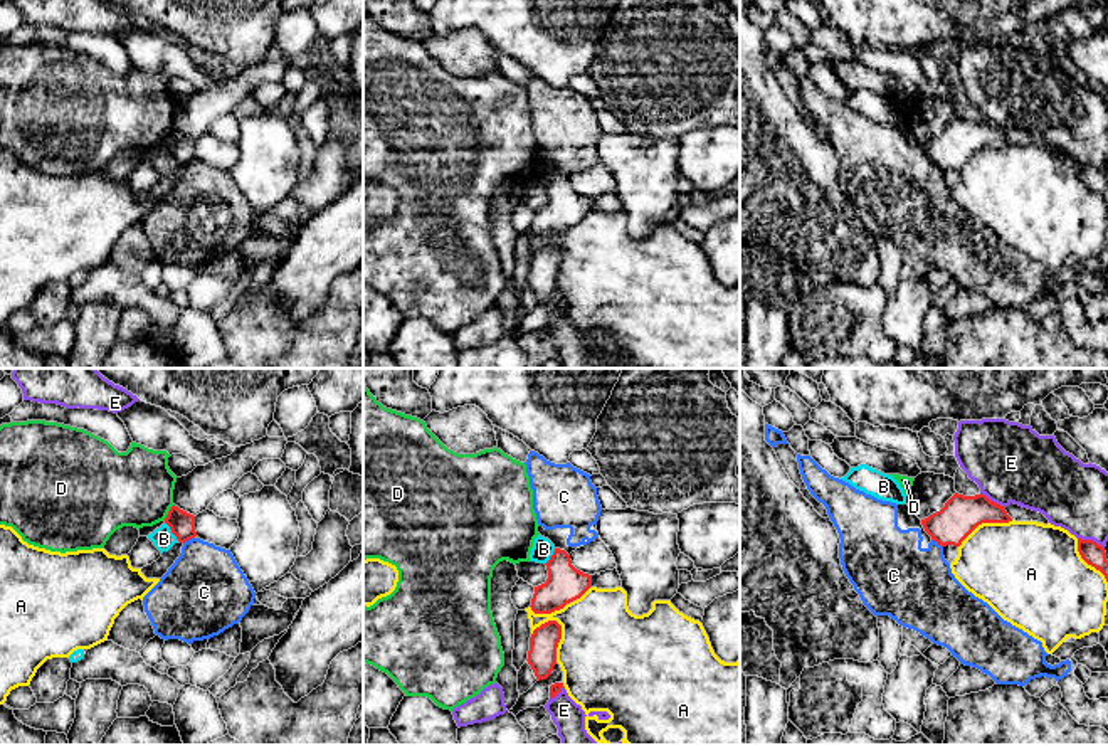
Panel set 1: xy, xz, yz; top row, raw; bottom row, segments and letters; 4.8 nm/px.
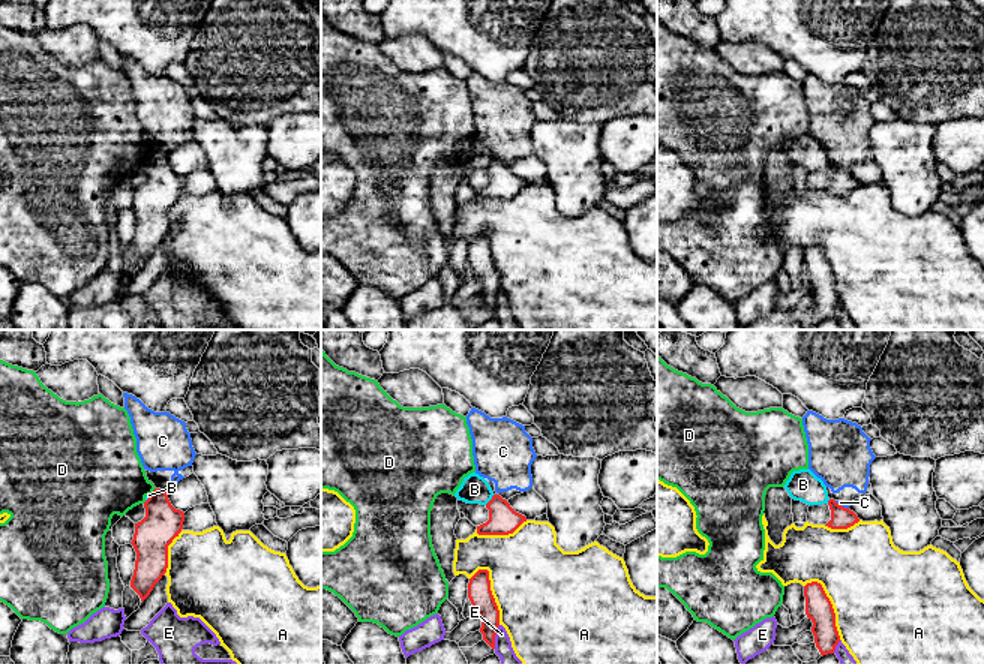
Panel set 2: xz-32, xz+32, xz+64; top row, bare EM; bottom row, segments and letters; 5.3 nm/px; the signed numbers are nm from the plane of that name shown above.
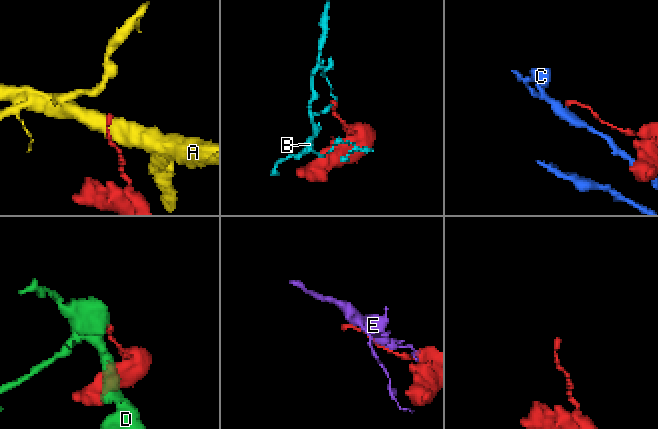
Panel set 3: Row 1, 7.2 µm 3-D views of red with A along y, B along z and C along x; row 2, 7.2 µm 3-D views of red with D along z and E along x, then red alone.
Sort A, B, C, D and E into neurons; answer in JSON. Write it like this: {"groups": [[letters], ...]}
{"groups": [["A"], ["B"], ["C"], ["D"], ["E"]]}

